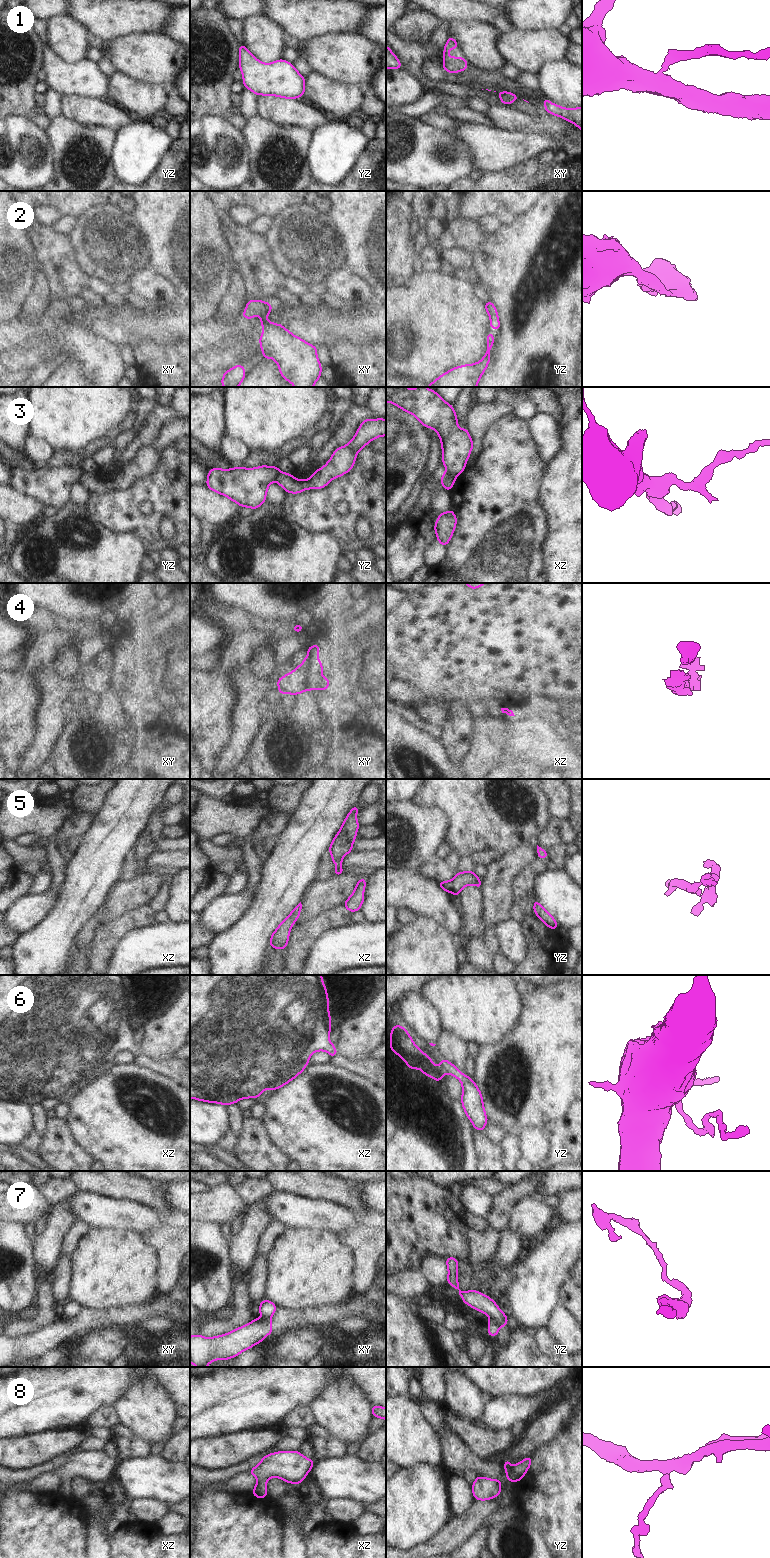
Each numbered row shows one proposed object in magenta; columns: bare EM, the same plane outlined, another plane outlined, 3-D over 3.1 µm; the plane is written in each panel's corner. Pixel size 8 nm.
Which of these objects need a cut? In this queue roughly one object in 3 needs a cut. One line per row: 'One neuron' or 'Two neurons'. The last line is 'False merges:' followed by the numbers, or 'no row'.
1: One neuron
2: One neuron
3: Two neurons
4: Two neurons
5: Two neurons
6: One neuron
7: Two neurons
8: One neuron
False merges: 3, 4, 5, 7.

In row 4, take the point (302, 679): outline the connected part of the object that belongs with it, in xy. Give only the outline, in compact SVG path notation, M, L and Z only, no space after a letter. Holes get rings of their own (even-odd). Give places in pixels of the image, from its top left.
M306 656L302 665L278 679L279 694L297 695L308 690L328 690L330 680L322 675L322 663L317 656Z

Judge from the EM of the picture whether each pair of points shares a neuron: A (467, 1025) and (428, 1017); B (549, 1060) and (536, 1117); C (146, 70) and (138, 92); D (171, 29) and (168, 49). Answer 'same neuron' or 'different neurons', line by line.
A: different neurons
B: same neuron
C: different neurons
D: different neurons

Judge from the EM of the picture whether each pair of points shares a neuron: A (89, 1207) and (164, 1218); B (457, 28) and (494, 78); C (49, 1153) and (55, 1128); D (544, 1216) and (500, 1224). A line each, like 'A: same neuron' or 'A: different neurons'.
A: same neuron
B: different neurons
C: same neuron
D: different neurons

